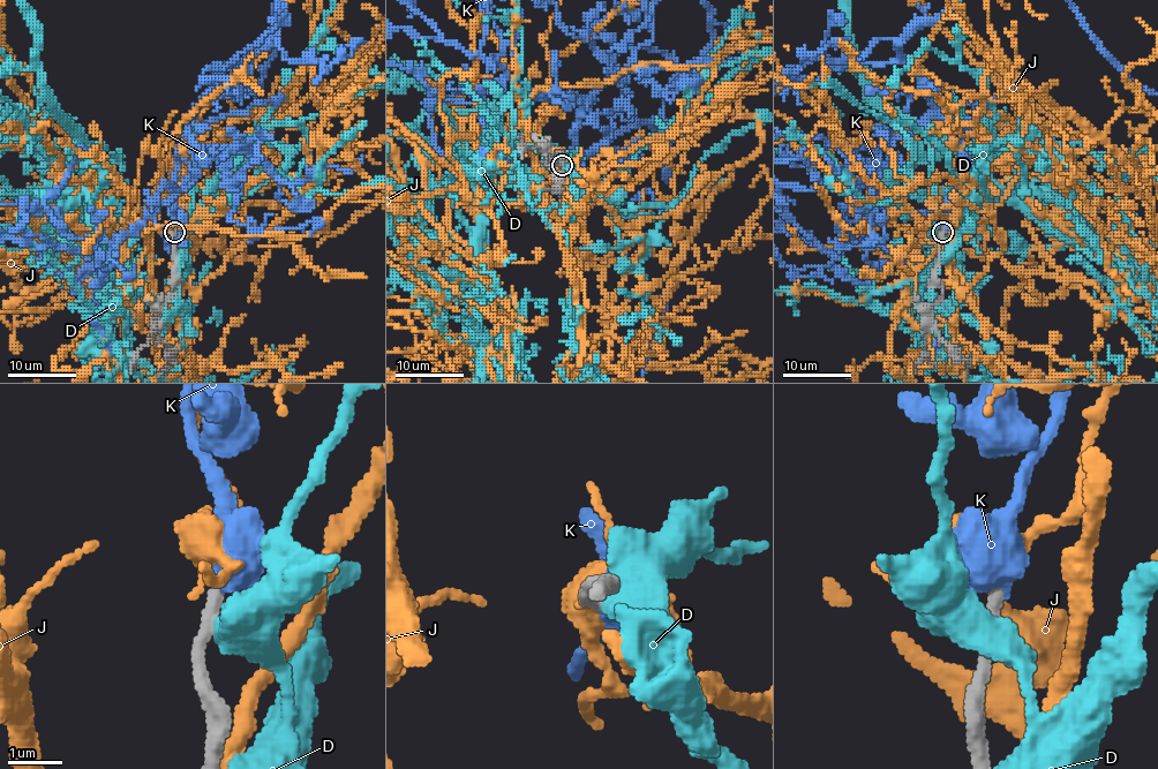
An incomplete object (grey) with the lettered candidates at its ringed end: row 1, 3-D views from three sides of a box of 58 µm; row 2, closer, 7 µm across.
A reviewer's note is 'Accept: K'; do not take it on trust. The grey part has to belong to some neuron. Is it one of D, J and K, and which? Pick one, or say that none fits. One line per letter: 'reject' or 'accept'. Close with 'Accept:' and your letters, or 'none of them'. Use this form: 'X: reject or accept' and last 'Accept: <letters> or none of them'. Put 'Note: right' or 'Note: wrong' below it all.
D: reject
J: reject
K: accept
Accept: K
Note: right

